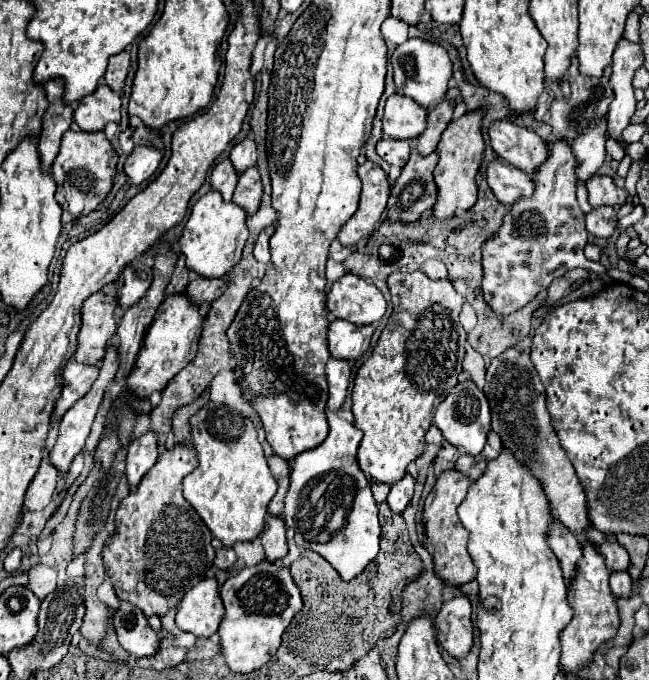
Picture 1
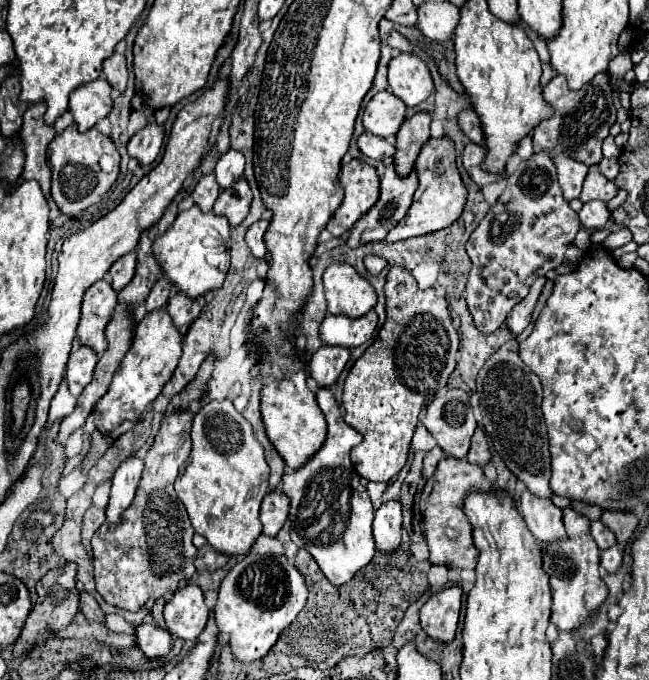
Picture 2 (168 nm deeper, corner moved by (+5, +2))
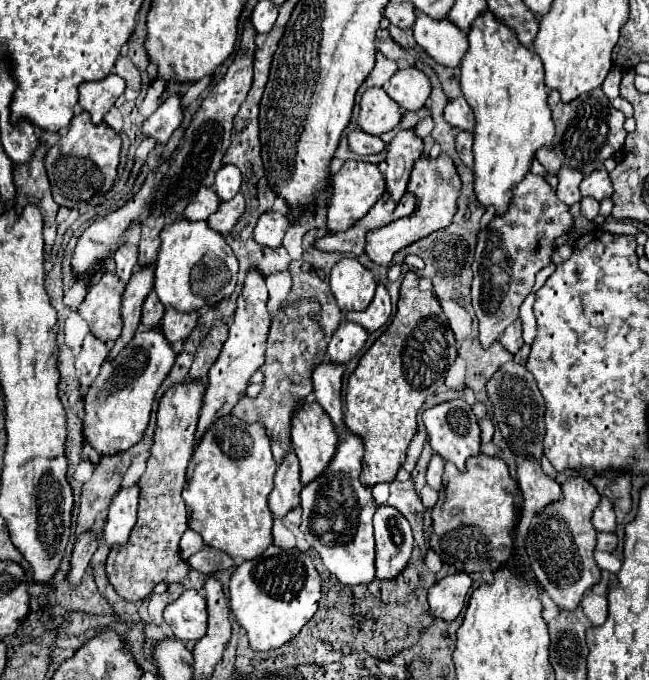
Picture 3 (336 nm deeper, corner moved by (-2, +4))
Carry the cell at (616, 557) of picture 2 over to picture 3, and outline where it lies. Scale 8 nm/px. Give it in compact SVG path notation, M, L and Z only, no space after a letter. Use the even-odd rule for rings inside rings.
M603 532L597 534L597 550L615 552L615 548L617 548L617 536L615 534L603 534Z

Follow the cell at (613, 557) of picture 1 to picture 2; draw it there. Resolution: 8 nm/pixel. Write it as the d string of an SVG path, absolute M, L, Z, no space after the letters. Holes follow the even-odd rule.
M594 520L592 522L592 536L598 544L600 550L606 550L608 546L614 546L616 540L614 540L614 532L610 532L608 526L604 526L600 520Z

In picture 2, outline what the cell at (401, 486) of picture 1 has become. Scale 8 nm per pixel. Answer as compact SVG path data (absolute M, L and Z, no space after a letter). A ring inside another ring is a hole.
M386 502L376 510L372 522L372 536L376 550L382 554L396 552L402 544L402 506L400 502Z

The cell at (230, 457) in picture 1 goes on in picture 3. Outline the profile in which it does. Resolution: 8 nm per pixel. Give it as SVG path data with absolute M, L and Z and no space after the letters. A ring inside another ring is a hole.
M233 414L219 418L195 446L193 464L193 472L183 488L183 500L189 506L189 528L199 532L207 546L223 550L231 558L251 560L265 552L265 548L271 544L273 526L273 514L267 506L267 496L273 490L273 476L277 470L277 464L269 448L269 438L265 434L265 426L261 422L245 424Z

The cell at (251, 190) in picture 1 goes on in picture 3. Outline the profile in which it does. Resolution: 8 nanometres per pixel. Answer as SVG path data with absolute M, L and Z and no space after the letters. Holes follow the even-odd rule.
M239 192L233 200L227 200L227 202L221 202L217 212L213 216L209 216L209 226L221 234L227 234L235 224L237 220L243 216L245 212L245 196L243 192Z

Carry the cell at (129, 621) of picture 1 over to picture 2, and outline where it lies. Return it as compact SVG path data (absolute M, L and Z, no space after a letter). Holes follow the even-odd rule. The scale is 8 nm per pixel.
M140 624L136 626L136 636L138 636L138 648L142 654L150 660L166 658L172 650L172 636L154 624Z

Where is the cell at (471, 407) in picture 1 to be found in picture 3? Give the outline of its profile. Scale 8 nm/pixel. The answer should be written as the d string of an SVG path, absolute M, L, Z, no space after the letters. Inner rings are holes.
M461 398L449 400L449 402L443 402L443 404L437 404L429 410L425 410L423 422L425 422L425 428L429 432L429 444L433 446L433 450L439 456L443 456L443 460L453 462L459 470L465 470L467 458L479 454L479 446L481 446L479 426L477 426L477 420L475 420L471 406L465 400L461 400Z

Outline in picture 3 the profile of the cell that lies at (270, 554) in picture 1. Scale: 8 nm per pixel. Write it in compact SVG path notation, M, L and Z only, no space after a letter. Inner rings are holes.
M289 450L287 458L275 474L275 488L269 494L269 508L275 518L283 518L287 512L299 506L299 492L303 482L299 478L299 460Z

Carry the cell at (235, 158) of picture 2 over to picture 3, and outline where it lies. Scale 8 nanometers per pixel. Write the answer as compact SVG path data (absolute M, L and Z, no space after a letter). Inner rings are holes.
M225 164L221 166L221 170L217 172L217 178L215 178L215 184L213 184L213 190L217 192L219 200L231 200L239 188L241 188L241 170L233 164Z

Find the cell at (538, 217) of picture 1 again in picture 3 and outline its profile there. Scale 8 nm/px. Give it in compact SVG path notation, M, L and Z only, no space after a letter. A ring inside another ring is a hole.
M527 172L525 178L513 188L513 200L509 202L509 212L505 216L495 216L485 230L479 232L477 236L477 248L475 248L475 260L473 260L473 286L471 286L471 298L473 298L473 310L479 320L479 340L483 348L489 348L501 334L503 330L517 320L519 316L519 306L523 300L531 294L535 276L541 268L551 264L551 254L555 252L555 240L563 234L567 234L573 228L573 214L569 212L567 204L561 204L557 200L555 188L547 182L545 176Z

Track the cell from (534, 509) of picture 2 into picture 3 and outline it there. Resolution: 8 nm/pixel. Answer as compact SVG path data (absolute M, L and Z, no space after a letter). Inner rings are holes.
M525 460L517 466L519 488L523 492L523 508L537 514L549 504L561 500L561 486L551 480L535 460Z

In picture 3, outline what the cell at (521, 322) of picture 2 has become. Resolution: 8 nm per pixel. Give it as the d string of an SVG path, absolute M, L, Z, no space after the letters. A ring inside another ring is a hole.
M517 318L505 332L503 332L503 336L499 338L501 340L501 344L509 350L509 352L517 352L521 346L523 346L523 338L521 338L521 320Z

